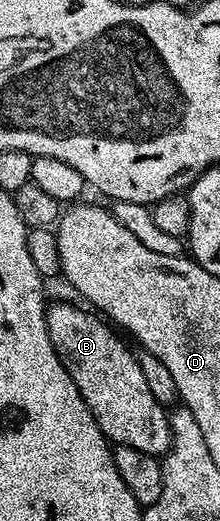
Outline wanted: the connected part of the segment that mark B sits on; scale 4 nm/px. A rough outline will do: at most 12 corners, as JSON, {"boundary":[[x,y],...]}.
{"boundary":[[47,307],[54,352],[109,443],[155,456],[170,418],[103,317]]}

